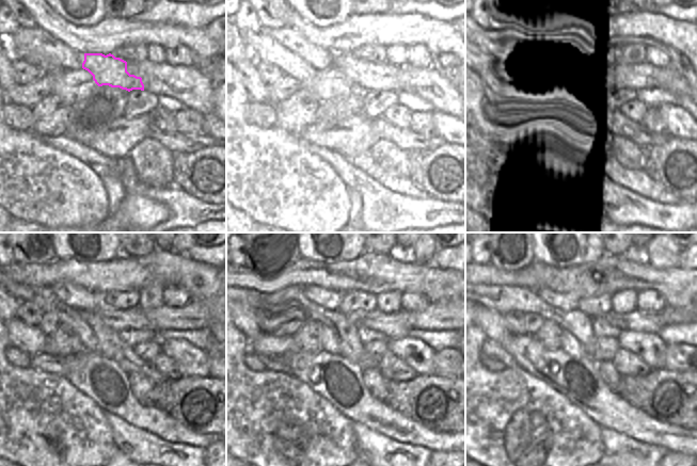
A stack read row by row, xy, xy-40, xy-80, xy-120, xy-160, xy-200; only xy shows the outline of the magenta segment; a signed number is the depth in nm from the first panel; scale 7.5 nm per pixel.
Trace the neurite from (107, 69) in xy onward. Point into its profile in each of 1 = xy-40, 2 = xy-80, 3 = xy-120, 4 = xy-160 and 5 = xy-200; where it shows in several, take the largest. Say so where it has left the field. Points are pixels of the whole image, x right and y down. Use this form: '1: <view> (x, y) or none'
1: xy-40 (367, 76)
2: xy-80 (644, 76)
3: xy-120 (193, 316)
4: xy-160 (443, 316)
5: xy-200 (669, 316)

